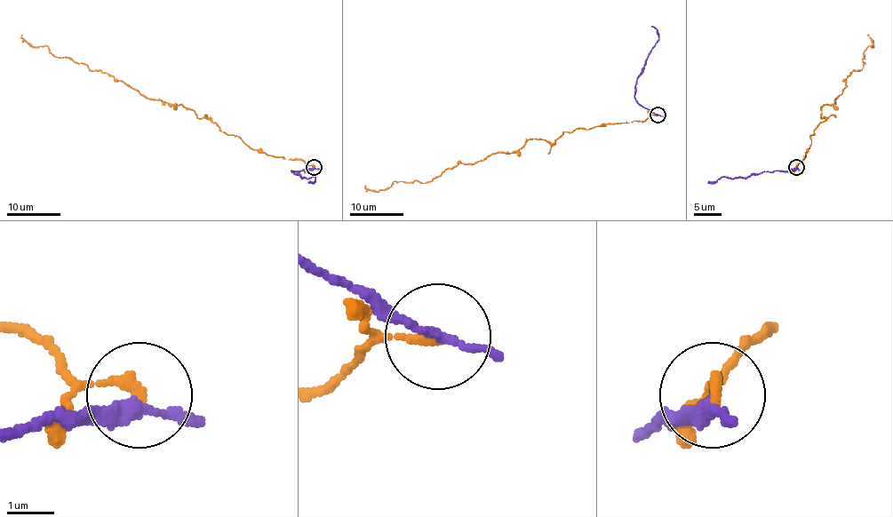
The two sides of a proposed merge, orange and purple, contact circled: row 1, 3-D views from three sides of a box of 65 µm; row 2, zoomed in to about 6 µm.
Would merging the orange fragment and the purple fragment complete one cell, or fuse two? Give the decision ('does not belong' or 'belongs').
does not belong

